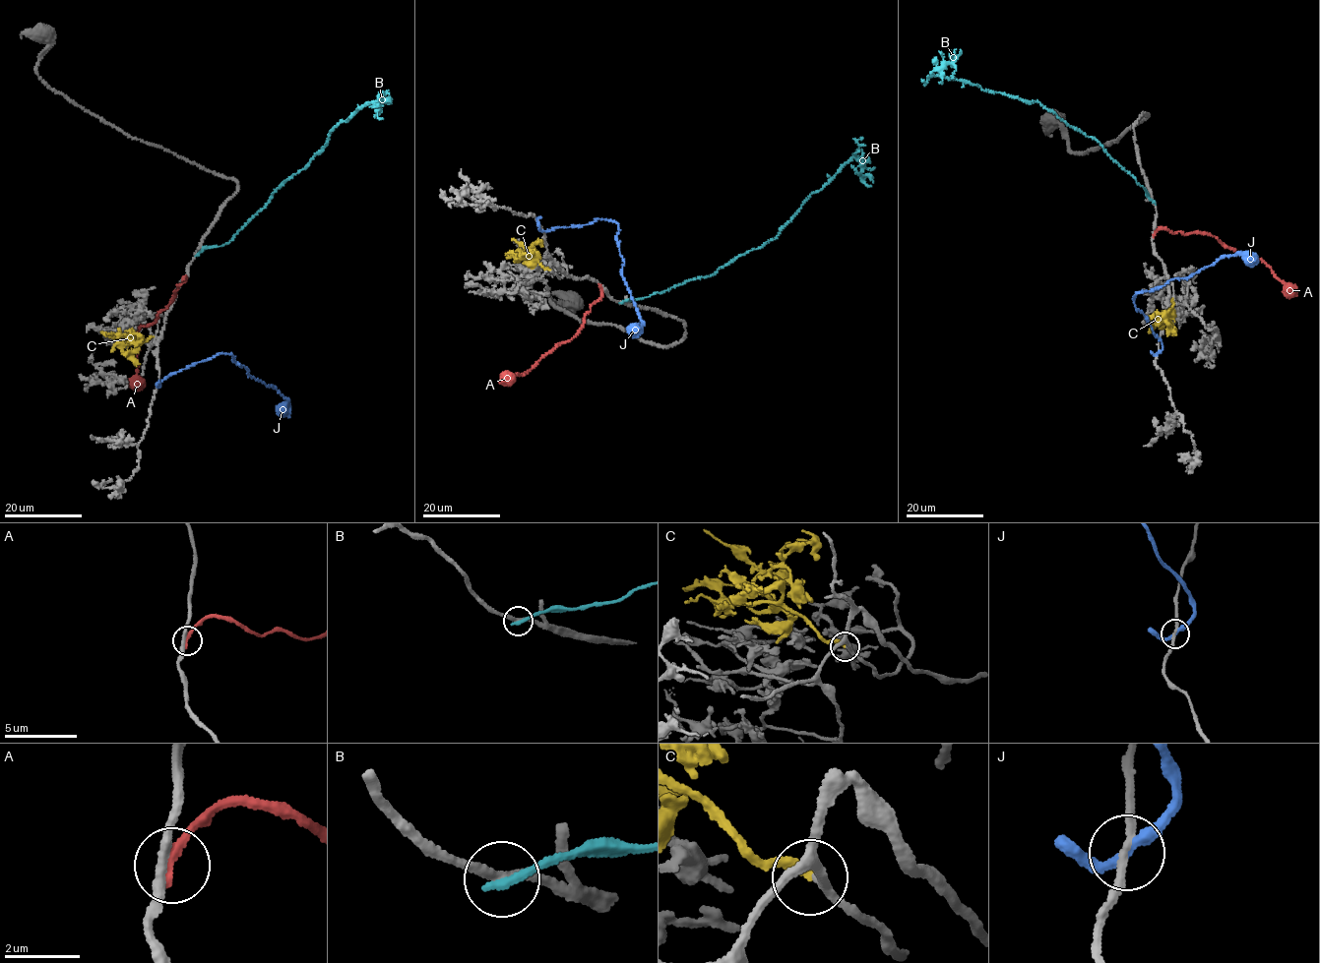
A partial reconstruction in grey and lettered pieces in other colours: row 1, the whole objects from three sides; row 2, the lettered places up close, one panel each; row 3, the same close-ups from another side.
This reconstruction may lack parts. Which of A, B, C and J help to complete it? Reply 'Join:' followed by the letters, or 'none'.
Join: C

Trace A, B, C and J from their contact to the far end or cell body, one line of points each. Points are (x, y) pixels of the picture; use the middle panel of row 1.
A: (599, 286), (602, 295), (592, 304), (584, 324), (570, 339), (542, 355), (523, 374), (507, 381), (504, 377)
B: (620, 302), (714, 273), (759, 248), (858, 150), (863, 178), (873, 182)
C: (549, 270), (537, 262), (506, 254)
J: (537, 222), (543, 230), (600, 218), (618, 224), (621, 274), (641, 324), (629, 334)

